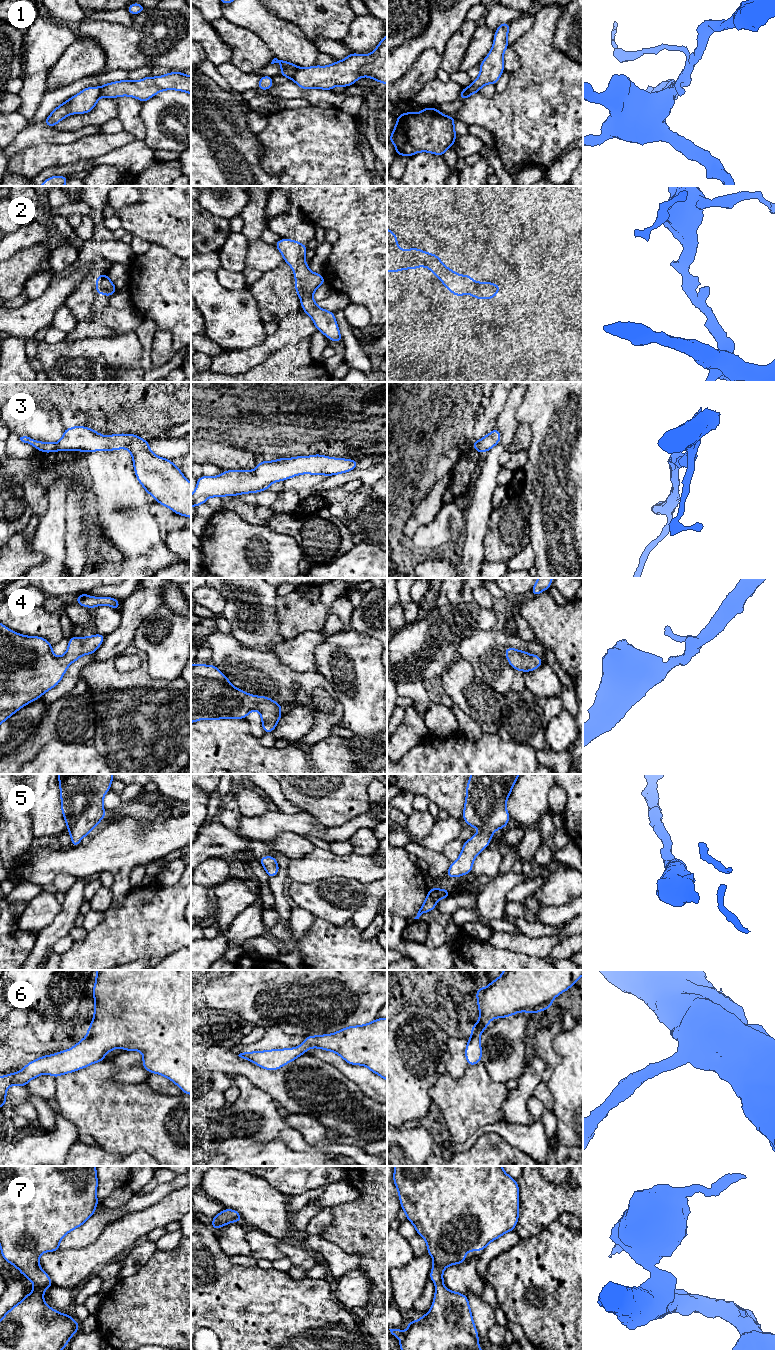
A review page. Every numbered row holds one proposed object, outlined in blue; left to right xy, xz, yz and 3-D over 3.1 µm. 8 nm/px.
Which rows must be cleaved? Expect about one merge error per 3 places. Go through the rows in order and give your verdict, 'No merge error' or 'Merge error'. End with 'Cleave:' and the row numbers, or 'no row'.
1: Merge error
2: No merge error
3: No merge error
4: No merge error
5: No merge error
6: No merge error
7: No merge error
Cleave: 1

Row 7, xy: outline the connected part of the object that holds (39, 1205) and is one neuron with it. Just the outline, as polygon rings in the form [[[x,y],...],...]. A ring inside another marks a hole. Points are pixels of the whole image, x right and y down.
[[[0,1166],[0,1249],[1,1255],[6,1262],[15,1266],[22,1275],[28,1278],[33,1284],[34,1289],[27,1294],[23,1300],[13,1306],[0,1319],[0,1350],[63,1350],[71,1337],[79,1330],[79,1323],[69,1316],[69,1313],[62,1314],[59,1311],[49,1307],[44,1302],[44,1290],[48,1290],[54,1285],[49,1275],[40,1268],[39,1260],[43,1252],[53,1252],[61,1250],[59,1243],[62,1238],[70,1231],[83,1225],[93,1214],[99,1200],[96,1191],[98,1187],[98,1179],[96,1166]]]

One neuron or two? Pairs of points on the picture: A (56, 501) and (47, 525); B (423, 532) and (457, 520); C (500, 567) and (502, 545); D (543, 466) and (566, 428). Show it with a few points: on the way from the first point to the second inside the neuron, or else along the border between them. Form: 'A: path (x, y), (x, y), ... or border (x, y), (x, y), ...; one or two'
A: path (56, 507), (56, 515), (53, 519); one
B: path (432, 532), (449, 532), (451, 529); one
C: border (484, 559), (505, 563); two
D: path (552, 457), (566, 443), (566, 437); one

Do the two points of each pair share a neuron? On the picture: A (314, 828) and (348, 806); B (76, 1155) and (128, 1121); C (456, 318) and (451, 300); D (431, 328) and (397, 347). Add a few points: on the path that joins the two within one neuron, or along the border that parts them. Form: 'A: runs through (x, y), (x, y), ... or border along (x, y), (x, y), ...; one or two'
A: border along (302, 810), (316, 816), (328, 828); two
B: border along (94, 1141), (103, 1148), (116, 1153); two
C: border along (432, 304), (448, 310), (458, 310), (461, 307); two
D: runs through (423, 336), (412, 347), (405, 347); one

